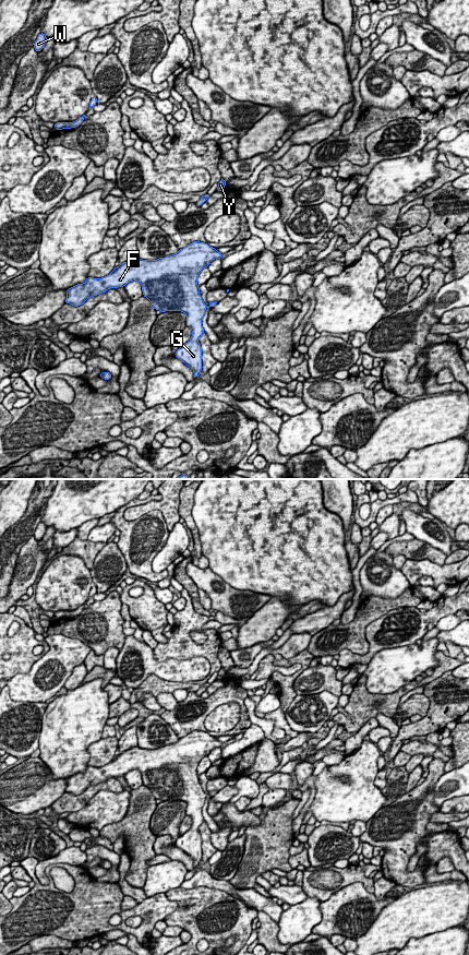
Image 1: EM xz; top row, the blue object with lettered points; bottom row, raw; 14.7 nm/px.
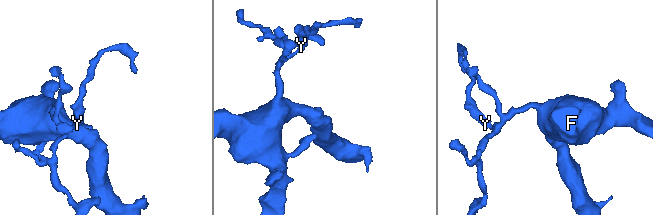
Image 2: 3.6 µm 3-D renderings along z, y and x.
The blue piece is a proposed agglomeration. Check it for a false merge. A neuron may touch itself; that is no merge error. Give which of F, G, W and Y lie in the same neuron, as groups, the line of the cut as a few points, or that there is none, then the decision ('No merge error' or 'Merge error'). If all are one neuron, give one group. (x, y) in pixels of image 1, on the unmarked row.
Groups: F G W Y. No split. No merge error

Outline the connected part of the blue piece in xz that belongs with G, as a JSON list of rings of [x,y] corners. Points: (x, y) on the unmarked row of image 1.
[[[194,730],[180,738],[172,744],[157,749],[142,749],[133,747],[117,755],[109,764],[101,767],[87,766],[84,773],[77,773],[67,779],[65,792],[73,796],[83,793],[88,787],[106,781],[110,777],[124,776],[128,772],[137,769],[141,772],[143,785],[146,786],[155,799],[181,800],[187,803],[187,815],[192,819],[192,826],[175,841],[175,845],[194,860],[194,866],[201,864],[202,836],[200,826],[205,822],[202,809],[206,793],[200,784],[197,766],[203,757],[208,756],[215,748],[221,748],[223,742],[205,731]]]

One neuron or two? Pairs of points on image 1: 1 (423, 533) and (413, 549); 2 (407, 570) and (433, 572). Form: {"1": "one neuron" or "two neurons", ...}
{"1": "two neurons", "2": "one neuron"}

